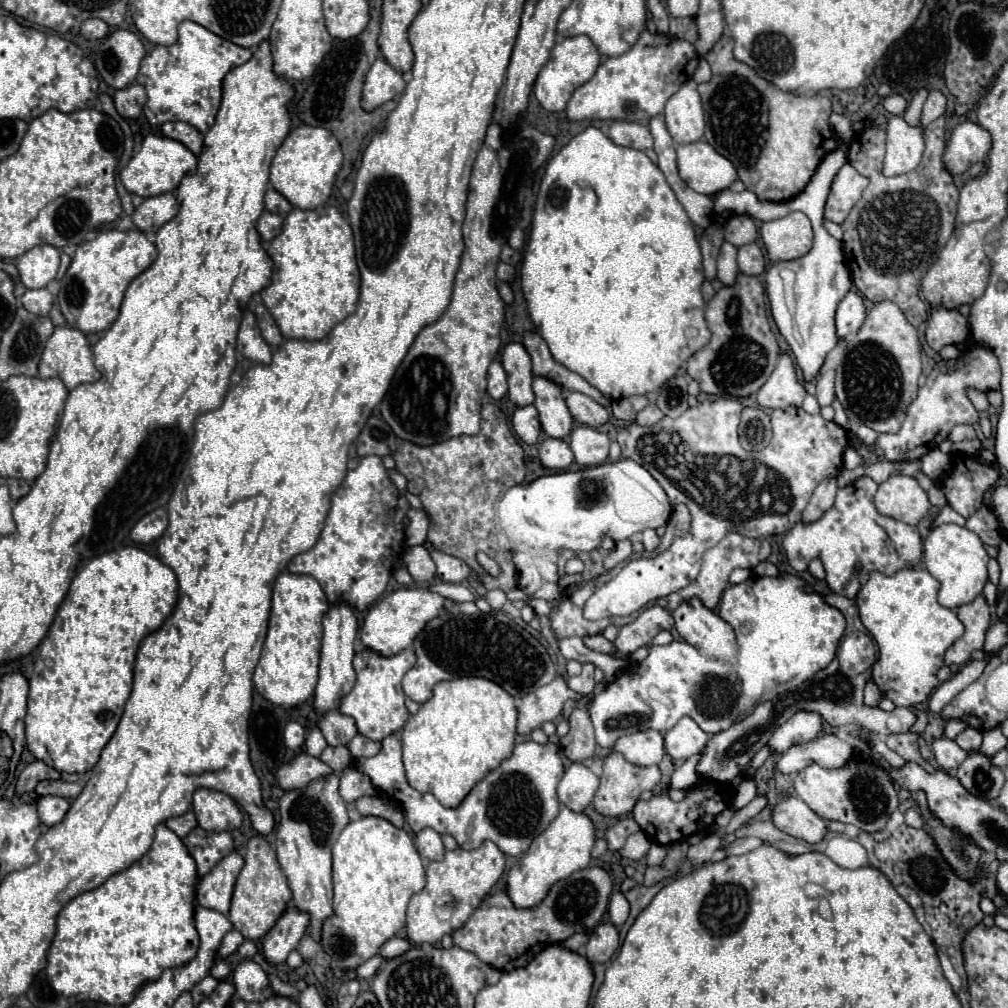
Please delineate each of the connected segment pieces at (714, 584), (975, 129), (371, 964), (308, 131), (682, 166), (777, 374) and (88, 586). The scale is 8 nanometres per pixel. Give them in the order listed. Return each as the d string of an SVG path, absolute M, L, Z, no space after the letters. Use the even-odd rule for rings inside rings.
M730 532L730 534L724 536L724 540L722 540L718 546L712 548L712 554L706 554L706 556L704 556L696 580L694 580L690 586L682 588L682 590L678 590L678 592L672 592L672 594L666 596L666 598L660 598L660 600L658 600L658 606L662 606L664 610L672 612L680 602L690 600L690 598L696 596L696 598L700 598L700 600L704 602L704 606L708 606L710 610L714 610L714 608L718 606L720 598L722 598L722 592L724 592L726 586L728 586L728 576L730 576L730 572L732 572L734 568L748 568L748 570L752 570L752 568L756 568L760 562L768 560L770 552L772 552L772 546L770 546L770 542L768 542L766 538L754 540L754 538L740 536L738 532Z
M962 122L952 130L944 150L946 170L952 176L964 174L972 164L986 158L990 150L990 134L974 122Z
M376 954L376 956L370 958L370 960L366 960L362 966L356 968L358 978L372 978L372 976L378 972L378 968L380 968L382 962L384 962L384 958L382 958L380 954Z
M302 124L294 128L278 148L270 166L270 182L292 206L310 210L328 200L340 166L342 150L336 136L326 128Z
M692 142L676 146L680 178L696 192L714 196L726 190L738 176L724 156L720 156L708 142Z
M780 356L768 382L758 390L756 400L762 408L776 410L788 406L802 406L806 390L796 378L794 360L790 356Z
M126 546L118 550L112 550L112 552L106 552L106 554L100 554L100 556L94 556L90 560L82 560L78 564L78 570L76 570L76 576L70 584L70 592L66 596L66 600L62 602L62 606L58 608L56 612L56 618L48 630L48 636L42 640L38 646L37 655L32 656L32 662L26 665L24 672L22 673L27 680L30 679L29 692L27 700L27 714L25 716L25 734L26 734L26 747L32 752L35 758L46 762L50 768L58 770L58 772L78 772L78 774L84 774L88 770L92 770L96 764L98 764L98 758L100 758L100 752L102 748L108 744L108 740L112 738L118 722L120 722L120 716L124 714L124 704L130 696L130 690L132 690L132 670L134 670L134 658L136 658L136 650L140 646L140 640L144 636L148 636L150 632L158 630L160 624L164 622L164 618L174 610L176 606L176 598L178 598L178 582L176 582L176 574L166 566L162 564L156 556L140 550L137 546ZM37 661L42 662L42 666L46 667L42 672L37 669Z

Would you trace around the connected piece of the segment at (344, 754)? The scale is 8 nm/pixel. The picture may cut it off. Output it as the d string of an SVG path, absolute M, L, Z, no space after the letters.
M326 746L326 750L322 752L320 760L324 764L328 764L334 772L344 772L350 764L352 764L352 758L348 754L348 748L346 746Z

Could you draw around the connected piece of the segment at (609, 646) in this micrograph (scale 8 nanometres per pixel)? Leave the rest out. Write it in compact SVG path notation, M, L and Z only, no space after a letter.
M594 634L594 636L584 636L582 638L584 644L590 648L590 650L596 650L596 652L606 652L606 654L612 654L614 652L614 644L608 642L604 636L600 634Z

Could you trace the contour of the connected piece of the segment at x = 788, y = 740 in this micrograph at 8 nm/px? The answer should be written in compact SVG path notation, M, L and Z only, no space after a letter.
M798 712L790 720L786 720L778 730L772 734L768 746L772 754L786 752L790 746L798 742L810 742L818 736L822 728L822 716L816 712Z

